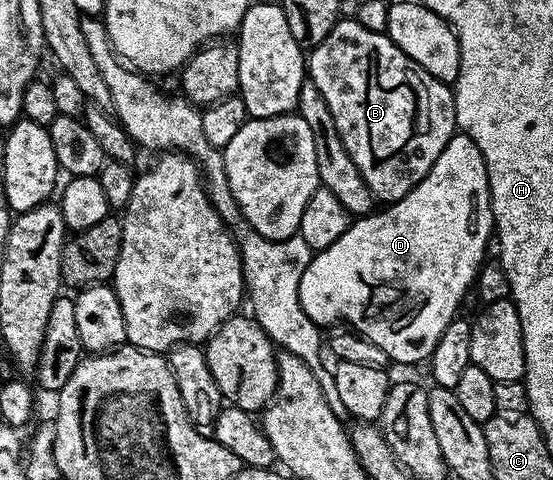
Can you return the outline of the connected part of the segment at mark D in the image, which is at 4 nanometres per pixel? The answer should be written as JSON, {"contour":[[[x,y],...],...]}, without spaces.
{"contour":[[[456,132],[455,136],[449,139],[449,143],[445,143],[445,151],[437,155],[437,163],[433,163],[431,170],[400,201],[392,201],[380,209],[383,209],[380,213],[372,211],[352,220],[351,226],[347,228],[345,235],[341,235],[341,239],[337,239],[337,243],[320,249],[314,254],[305,269],[305,275],[301,275],[301,287],[299,288],[301,307],[316,325],[326,327],[326,325],[335,325],[338,321],[348,321],[351,324],[348,326],[354,332],[360,337],[367,337],[373,343],[377,343],[377,347],[381,347],[381,351],[385,351],[385,355],[392,362],[396,361],[399,365],[415,365],[418,361],[426,362],[430,358],[431,353],[437,347],[437,339],[445,335],[445,327],[449,327],[449,323],[456,320],[458,313],[455,312],[458,311],[467,288],[470,290],[476,284],[476,277],[488,256],[486,255],[487,244],[490,241],[492,244],[493,241],[495,216],[491,210],[491,188],[487,178],[485,159],[481,151],[477,151],[477,143],[473,143],[473,139],[469,139],[467,134]]]}

